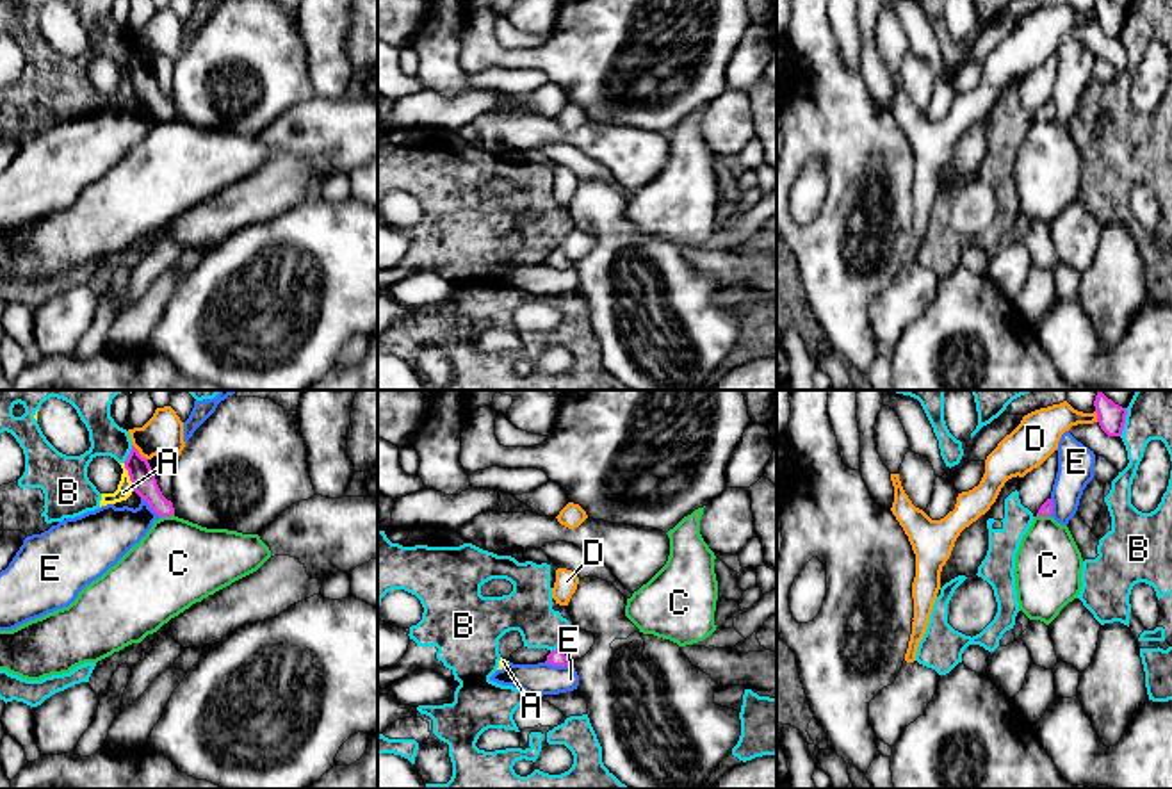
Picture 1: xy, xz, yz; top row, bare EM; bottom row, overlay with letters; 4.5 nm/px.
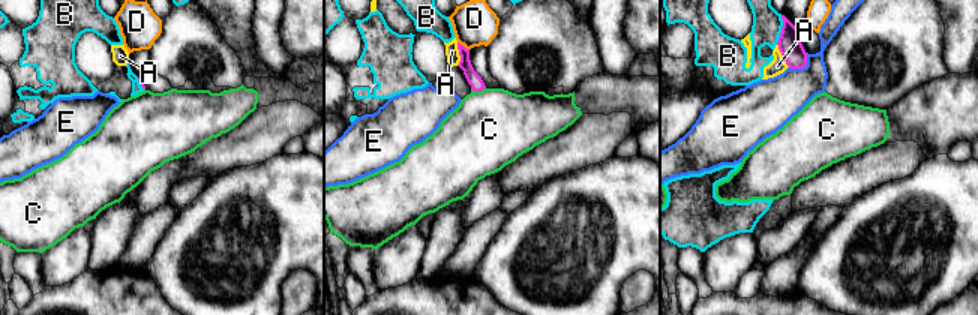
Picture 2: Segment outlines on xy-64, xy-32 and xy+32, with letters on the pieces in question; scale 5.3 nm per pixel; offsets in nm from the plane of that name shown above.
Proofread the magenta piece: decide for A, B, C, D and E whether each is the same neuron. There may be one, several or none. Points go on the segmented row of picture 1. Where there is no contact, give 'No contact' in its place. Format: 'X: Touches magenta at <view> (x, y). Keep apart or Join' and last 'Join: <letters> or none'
A: Touches magenta at xy (130, 478). Keep apart
B: Touches magenta at yz (1124, 422). Keep apart
C: Touches magenta at xy (166, 515). Keep apart
D: Touches magenta at xy (138, 453). Keep apart
E: Touches magenta at xz (558, 665). Keep apart
Join: none

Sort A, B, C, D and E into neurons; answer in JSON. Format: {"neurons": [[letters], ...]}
{"neurons": [["A", "B"], ["C"], ["D"], ["E"]]}

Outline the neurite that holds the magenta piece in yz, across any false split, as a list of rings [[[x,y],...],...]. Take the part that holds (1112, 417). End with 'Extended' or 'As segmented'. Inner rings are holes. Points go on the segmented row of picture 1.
[[[1097,392],[1094,406],[1095,406],[1097,422],[1099,422],[1101,429],[1108,436],[1120,436],[1124,424],[1126,424],[1127,410],[1115,404],[1103,392]]]. As segmented

